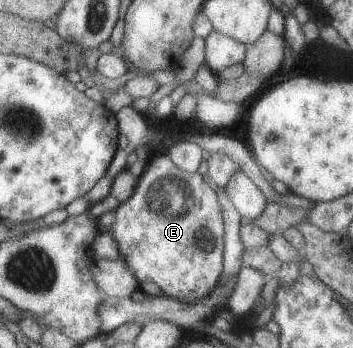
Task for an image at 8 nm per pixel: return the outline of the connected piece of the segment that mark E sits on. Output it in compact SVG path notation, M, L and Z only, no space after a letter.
M158 155L147 161L132 195L115 209L115 222L109 230L132 275L141 281L152 281L168 297L194 303L206 297L216 287L222 273L223 217L216 192L203 181L198 172L187 172L176 167L168 155Z

